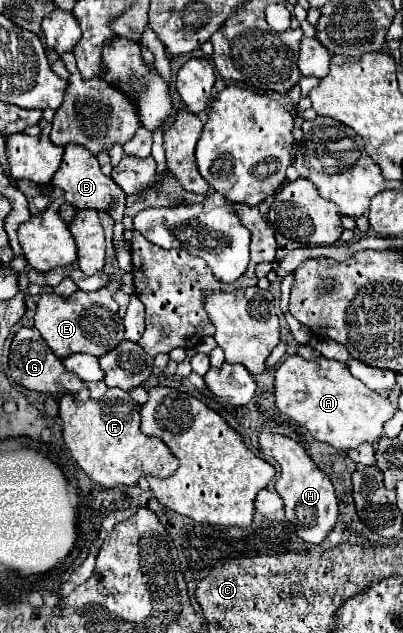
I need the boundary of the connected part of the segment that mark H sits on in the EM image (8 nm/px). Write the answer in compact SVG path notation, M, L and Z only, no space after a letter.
M261 432L259 444L281 466L281 476L275 482L275 488L285 502L287 520L295 526L297 532L303 532L303 534L307 532L311 544L321 544L325 540L325 536L331 532L331 528L335 526L337 514L339 514L335 488L333 488L329 476L323 470L319 470L317 464L305 452L305 448L289 436Z

